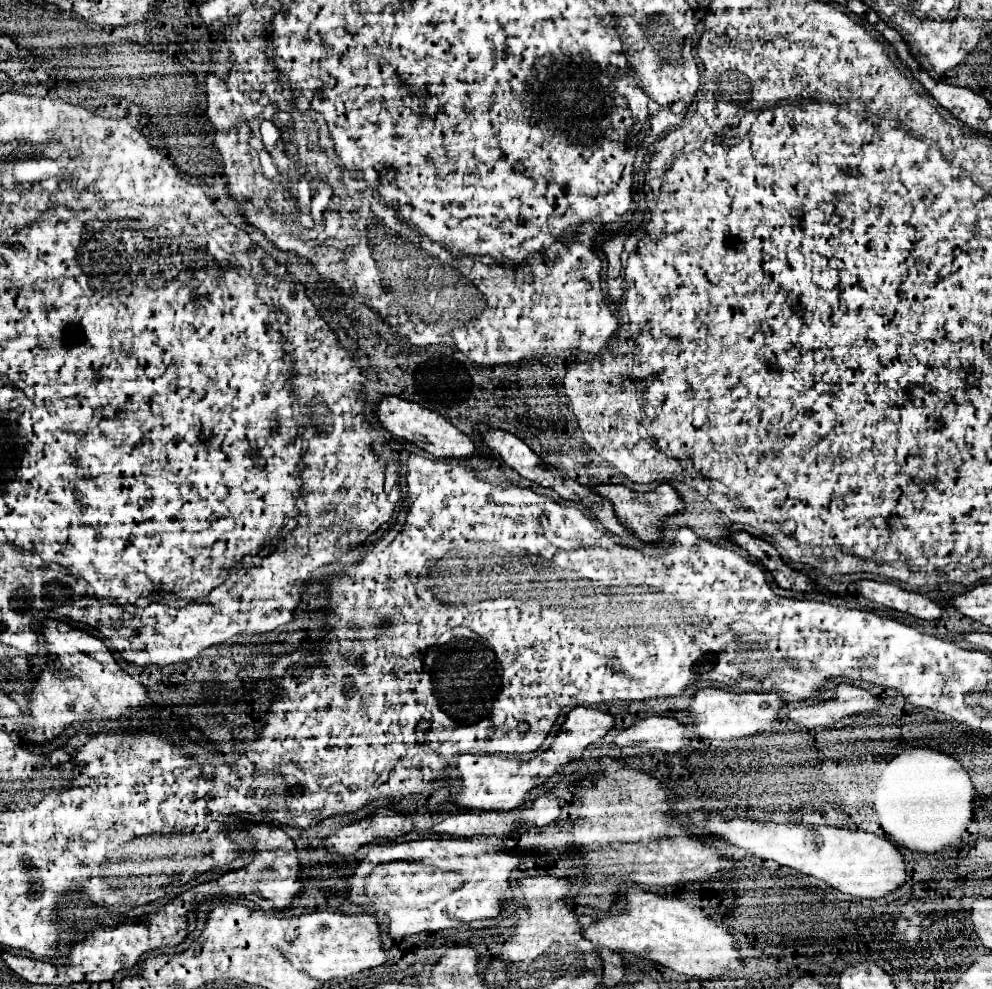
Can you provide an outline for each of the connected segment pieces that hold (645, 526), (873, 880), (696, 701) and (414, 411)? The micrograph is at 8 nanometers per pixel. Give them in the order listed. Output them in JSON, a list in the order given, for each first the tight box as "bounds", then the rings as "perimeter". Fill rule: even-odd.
[{"bounds":[594,484,686,542],"perimeter":[[[614,484],[596,486],[594,490],[598,490],[598,494],[604,494],[604,498],[608,498],[614,504],[618,520],[624,526],[630,526],[640,540],[646,538],[646,542],[658,542],[658,540],[662,542],[660,530],[664,528],[664,516],[686,510],[684,500],[676,494],[676,490],[670,484],[660,484],[654,492],[648,492],[648,494],[638,494],[638,492],[634,492],[634,490],[626,488],[626,486],[614,486]]]},{"bounds":[688,810,908,900],"perimeter":[[[704,810],[688,814],[688,820],[694,822],[696,826],[716,832],[718,840],[724,840],[724,842],[730,842],[738,848],[744,848],[746,852],[752,852],[754,856],[758,856],[762,860],[774,860],[780,866],[788,866],[788,868],[794,868],[806,876],[820,878],[828,886],[832,886],[844,894],[856,896],[860,900],[886,898],[896,888],[900,888],[908,882],[906,862],[904,862],[904,856],[900,854],[900,850],[890,840],[870,834],[870,832],[864,832],[864,830],[848,830],[848,828],[834,828],[834,826],[806,826],[806,824],[778,824],[778,822],[770,822],[770,820],[760,822],[760,820],[748,820],[748,818],[726,820],[718,812],[708,814]]]},{"bounds":[690,688,786,740],"perimeter":[[[702,688],[690,700],[690,720],[694,732],[710,740],[748,738],[754,734],[770,734],[770,726],[778,720],[778,712],[784,704],[786,700],[780,694],[736,694],[718,688]]]},{"bounds":[376,396,490,458],"perimeter":[[[388,396],[380,402],[376,416],[388,432],[392,432],[394,436],[398,436],[402,440],[416,444],[418,448],[426,450],[434,458],[472,458],[472,456],[486,456],[488,458],[490,456],[488,450],[480,452],[474,446],[474,442],[470,440],[470,436],[460,432],[450,420],[446,420],[438,412],[432,412],[432,410],[428,410],[416,402],[408,402],[408,400],[396,398],[396,396]]]}]

